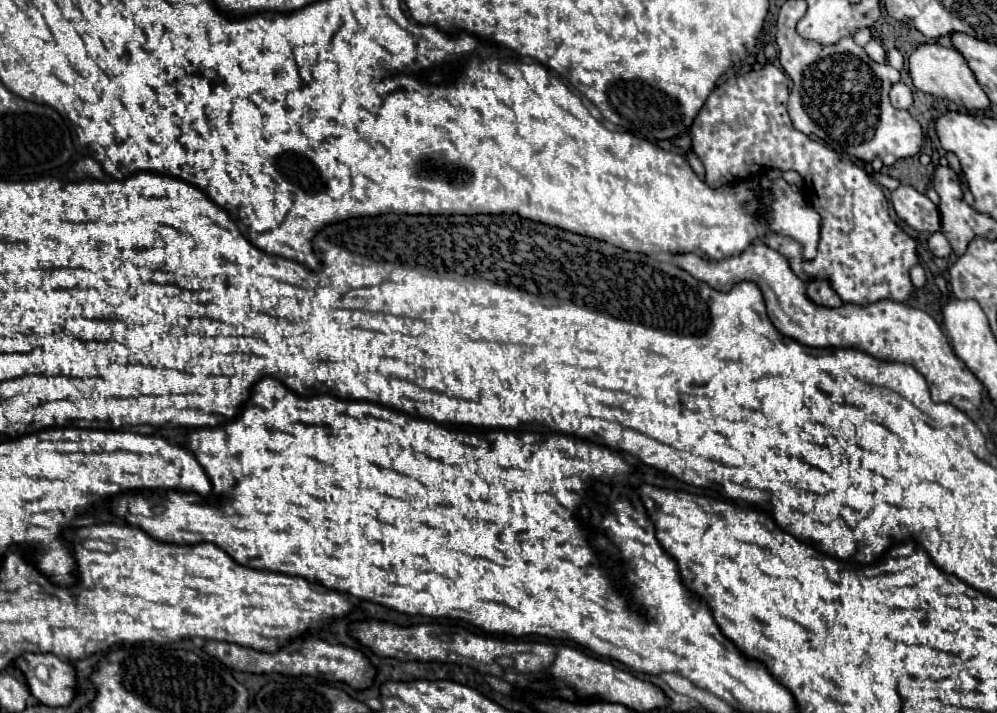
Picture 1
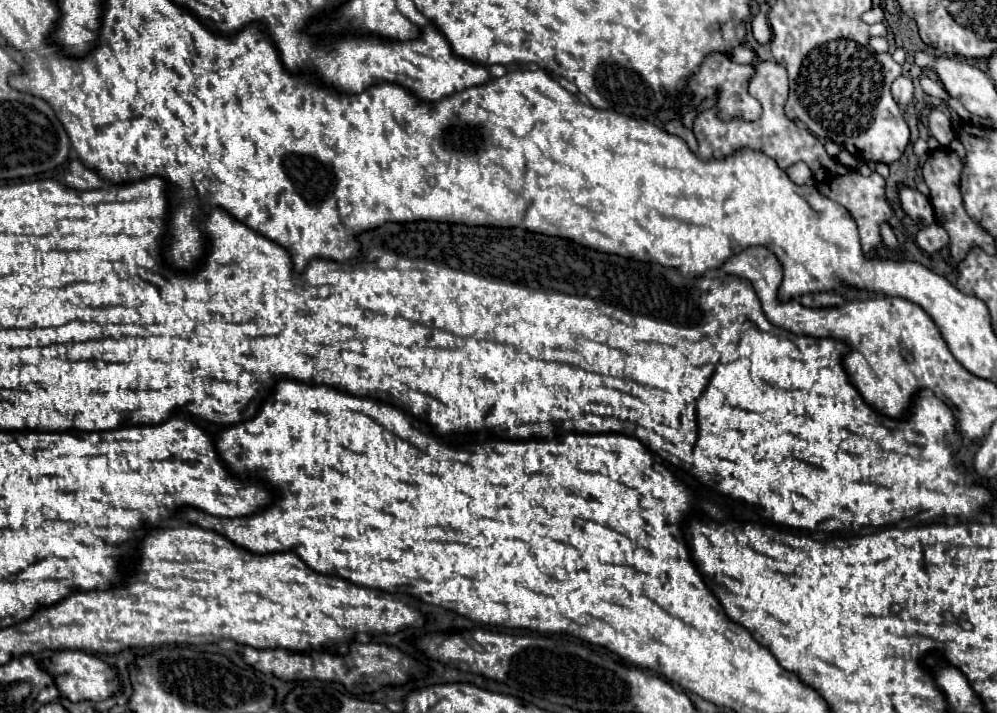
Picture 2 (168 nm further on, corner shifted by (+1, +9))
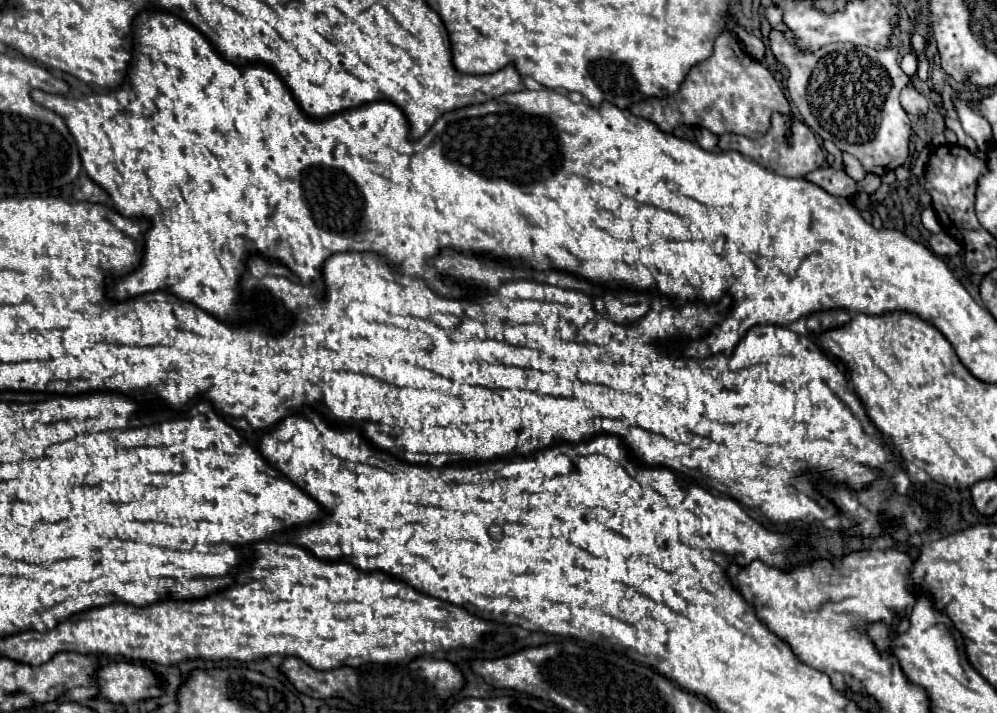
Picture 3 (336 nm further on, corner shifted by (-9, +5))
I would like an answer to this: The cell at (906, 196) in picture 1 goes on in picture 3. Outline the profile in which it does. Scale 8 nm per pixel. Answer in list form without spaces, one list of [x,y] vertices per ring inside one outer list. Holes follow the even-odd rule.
[[[931,207],[923,209],[921,221],[923,221],[923,225],[925,225],[927,231],[931,231],[931,233],[939,233],[939,231],[941,231],[941,225],[939,225],[939,221],[937,221],[937,217],[935,217],[935,211],[933,211]]]

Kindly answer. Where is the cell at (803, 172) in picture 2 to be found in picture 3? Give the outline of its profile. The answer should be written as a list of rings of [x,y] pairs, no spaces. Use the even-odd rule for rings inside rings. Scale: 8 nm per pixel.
[[[821,167],[817,171],[811,171],[805,175],[805,179],[837,197],[851,197],[857,191],[857,183],[845,171],[837,171],[833,167]]]

